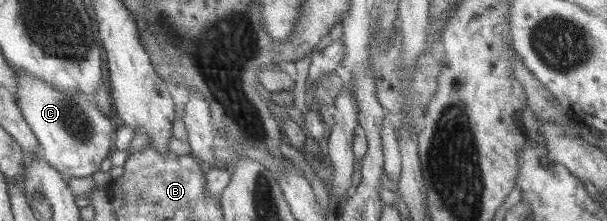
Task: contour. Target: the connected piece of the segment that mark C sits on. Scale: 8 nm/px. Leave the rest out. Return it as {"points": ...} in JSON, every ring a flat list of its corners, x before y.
{"points":[[17,72,19,91,16,99,21,112,42,145,43,157,68,178,93,177,109,157,118,123,109,119,96,103,83,93,65,93,49,83]]}

